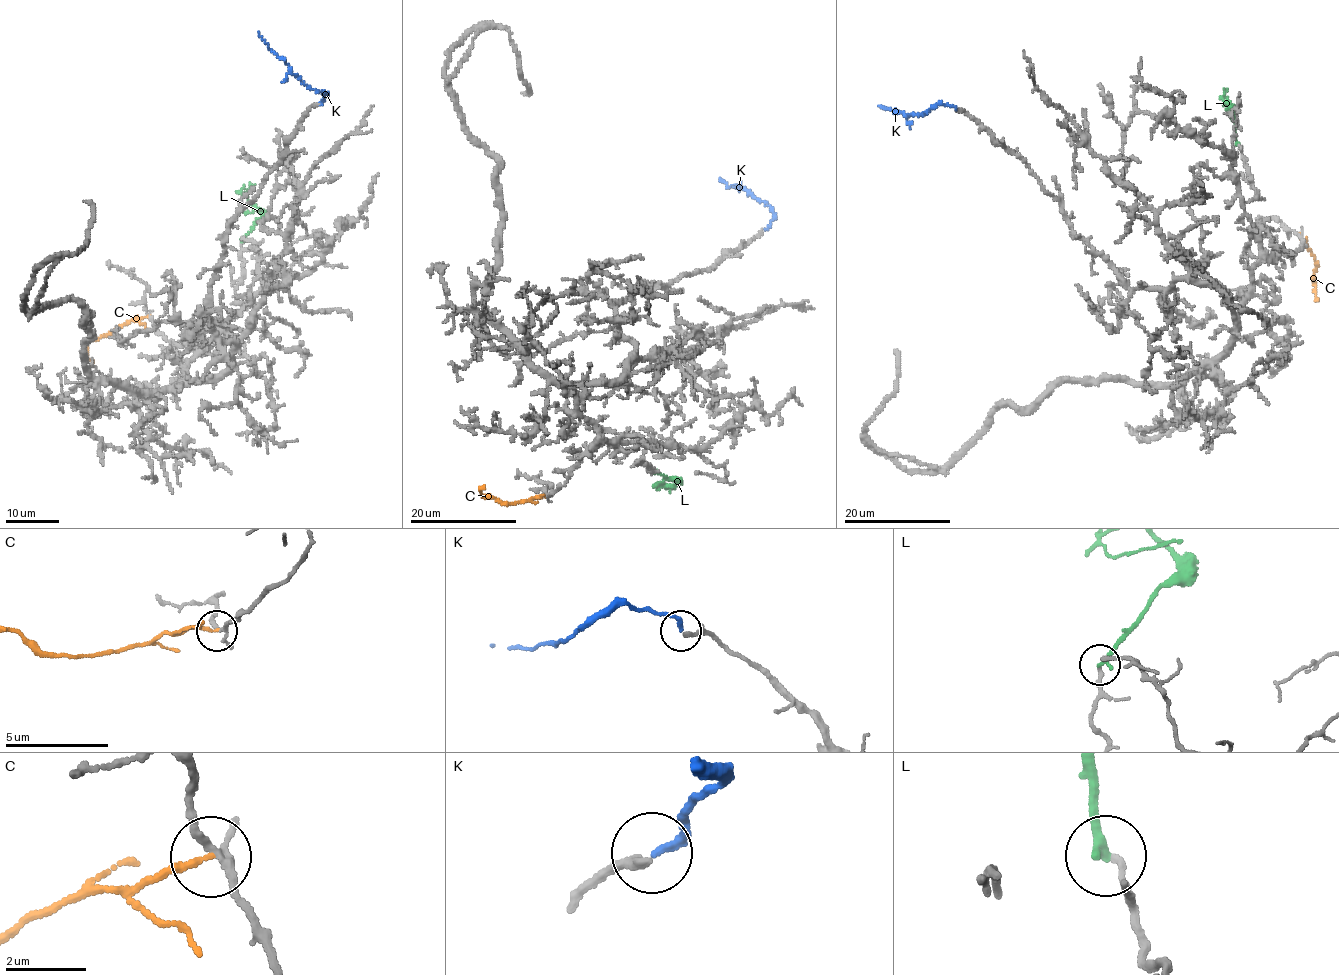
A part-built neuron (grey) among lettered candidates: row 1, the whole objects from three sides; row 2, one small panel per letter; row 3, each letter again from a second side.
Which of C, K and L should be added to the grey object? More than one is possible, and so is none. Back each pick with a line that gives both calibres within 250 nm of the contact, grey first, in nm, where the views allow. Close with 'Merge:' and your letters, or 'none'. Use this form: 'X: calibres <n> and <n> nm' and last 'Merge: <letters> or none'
K: calibres 200 and 180 nm
Merge: K

